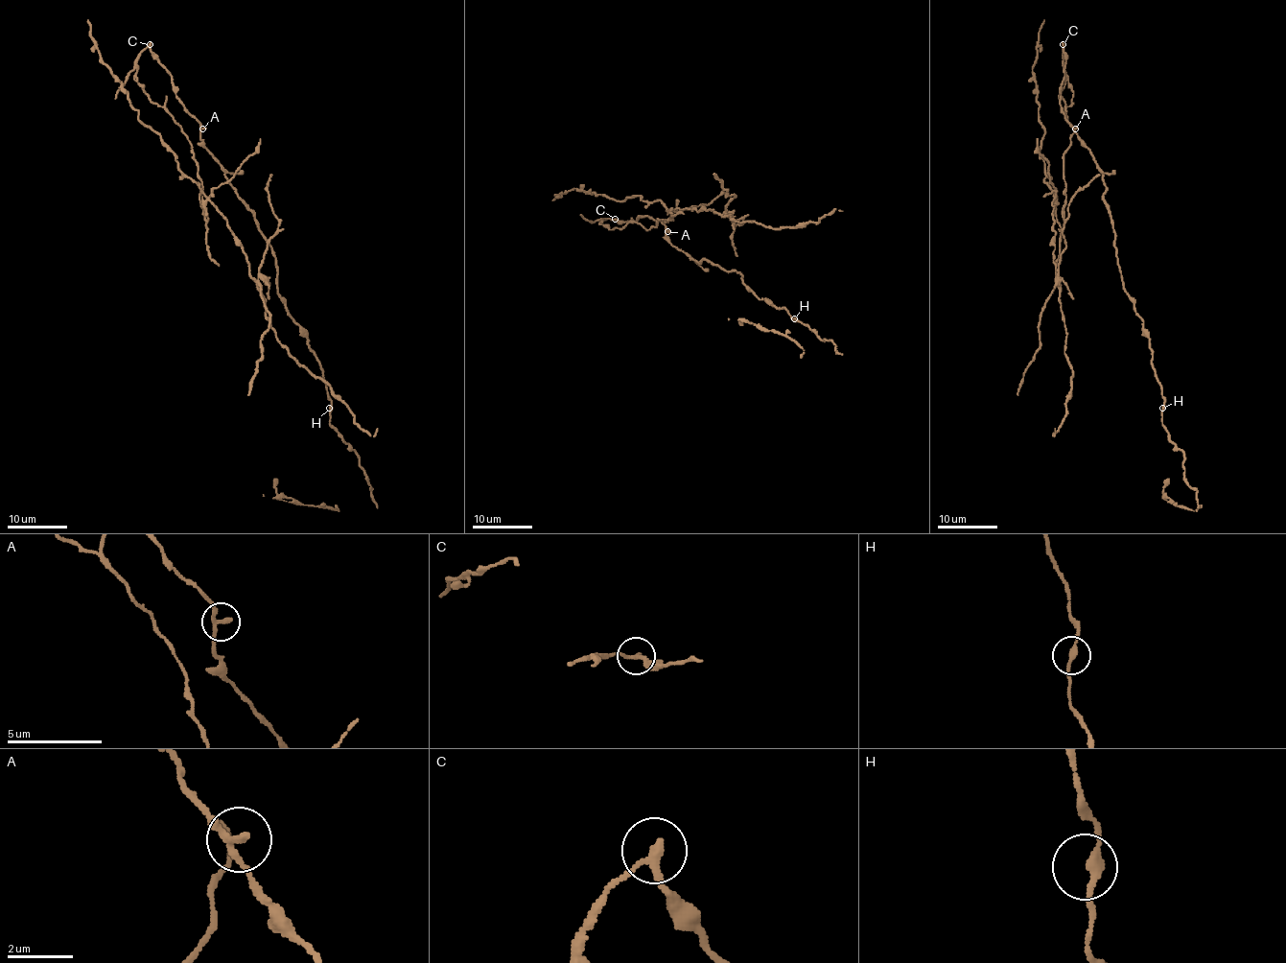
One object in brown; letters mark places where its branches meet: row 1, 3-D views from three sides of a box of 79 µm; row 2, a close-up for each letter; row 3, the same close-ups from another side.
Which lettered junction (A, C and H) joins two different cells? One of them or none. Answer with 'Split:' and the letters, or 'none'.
Split: C

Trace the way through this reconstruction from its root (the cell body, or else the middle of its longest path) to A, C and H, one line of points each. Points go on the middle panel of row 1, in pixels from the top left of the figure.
A: (642, 217), (660, 221), (667, 231)
C: (642, 217), (624, 223), (615, 220)
H: (642, 217), (660, 221), (666, 239), (690, 258), (738, 272), (759, 299), (784, 308), (794, 318)

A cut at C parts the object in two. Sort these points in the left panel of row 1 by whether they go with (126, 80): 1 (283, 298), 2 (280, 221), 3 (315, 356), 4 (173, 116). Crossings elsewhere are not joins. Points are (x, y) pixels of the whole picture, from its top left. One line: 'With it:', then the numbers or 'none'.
With it: 2, 4

